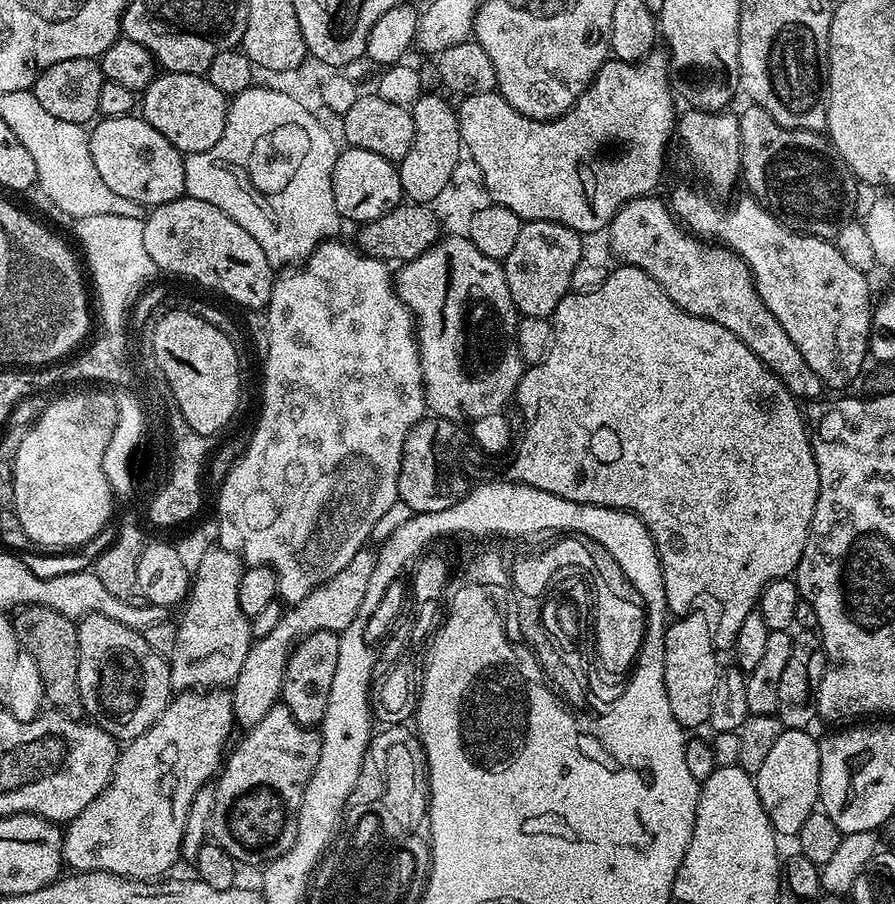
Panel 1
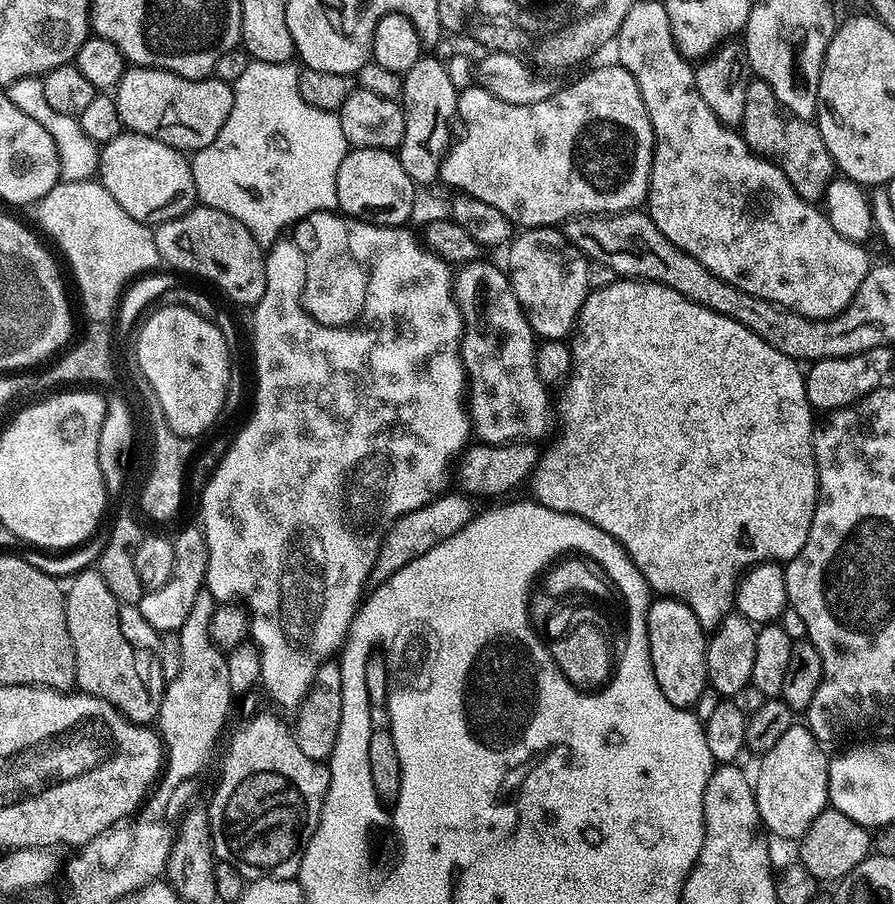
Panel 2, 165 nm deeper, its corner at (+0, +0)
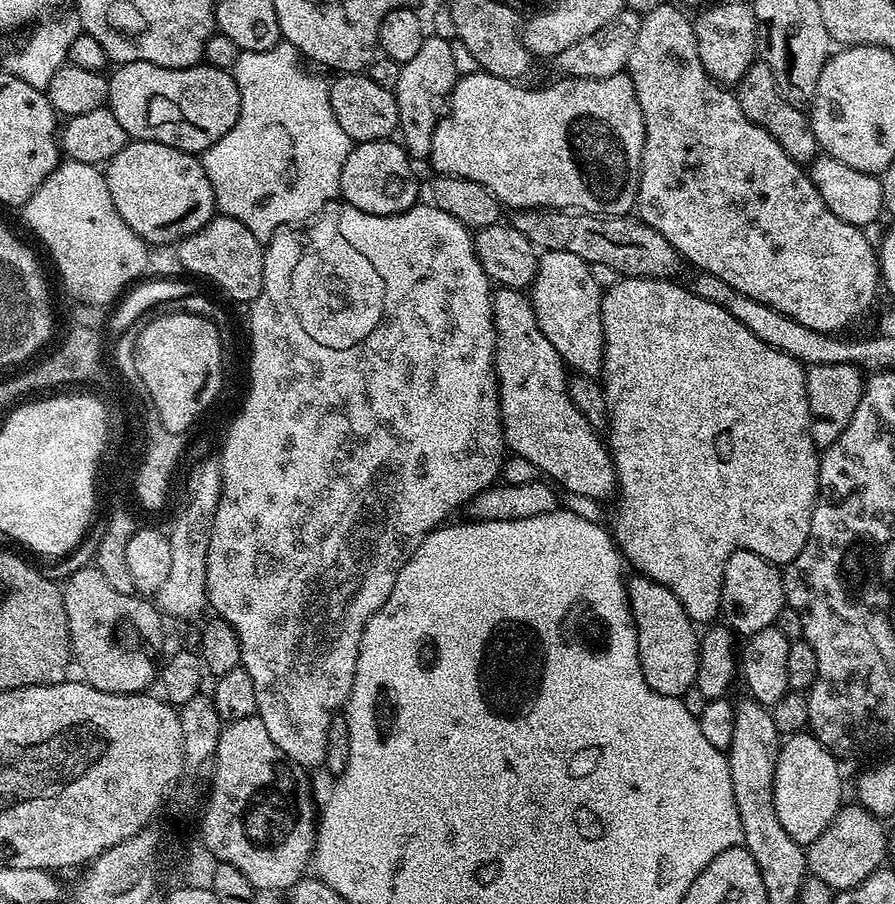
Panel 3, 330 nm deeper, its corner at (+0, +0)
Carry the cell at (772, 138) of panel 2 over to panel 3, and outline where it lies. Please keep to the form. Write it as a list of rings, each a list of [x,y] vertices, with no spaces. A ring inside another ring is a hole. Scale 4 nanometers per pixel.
[[[757,59],[750,70],[742,74],[742,78],[734,86],[734,95],[738,106],[742,106],[742,114],[746,114],[752,124],[762,126],[762,130],[766,130],[766,134],[770,134],[770,138],[774,138],[774,142],[778,142],[778,146],[786,150],[786,154],[795,164],[811,165],[818,155],[818,145],[809,113],[804,108],[795,108],[781,94],[778,82],[774,82],[774,70],[770,70],[764,60]]]

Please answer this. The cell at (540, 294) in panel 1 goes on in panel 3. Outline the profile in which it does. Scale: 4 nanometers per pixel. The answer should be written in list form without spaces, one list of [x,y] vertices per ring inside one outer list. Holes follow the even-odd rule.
[[[545,251],[537,259],[530,299],[538,318],[538,330],[546,334],[550,346],[558,350],[565,365],[582,376],[599,377],[604,366],[601,295],[602,289],[594,282],[589,263],[577,255]]]

